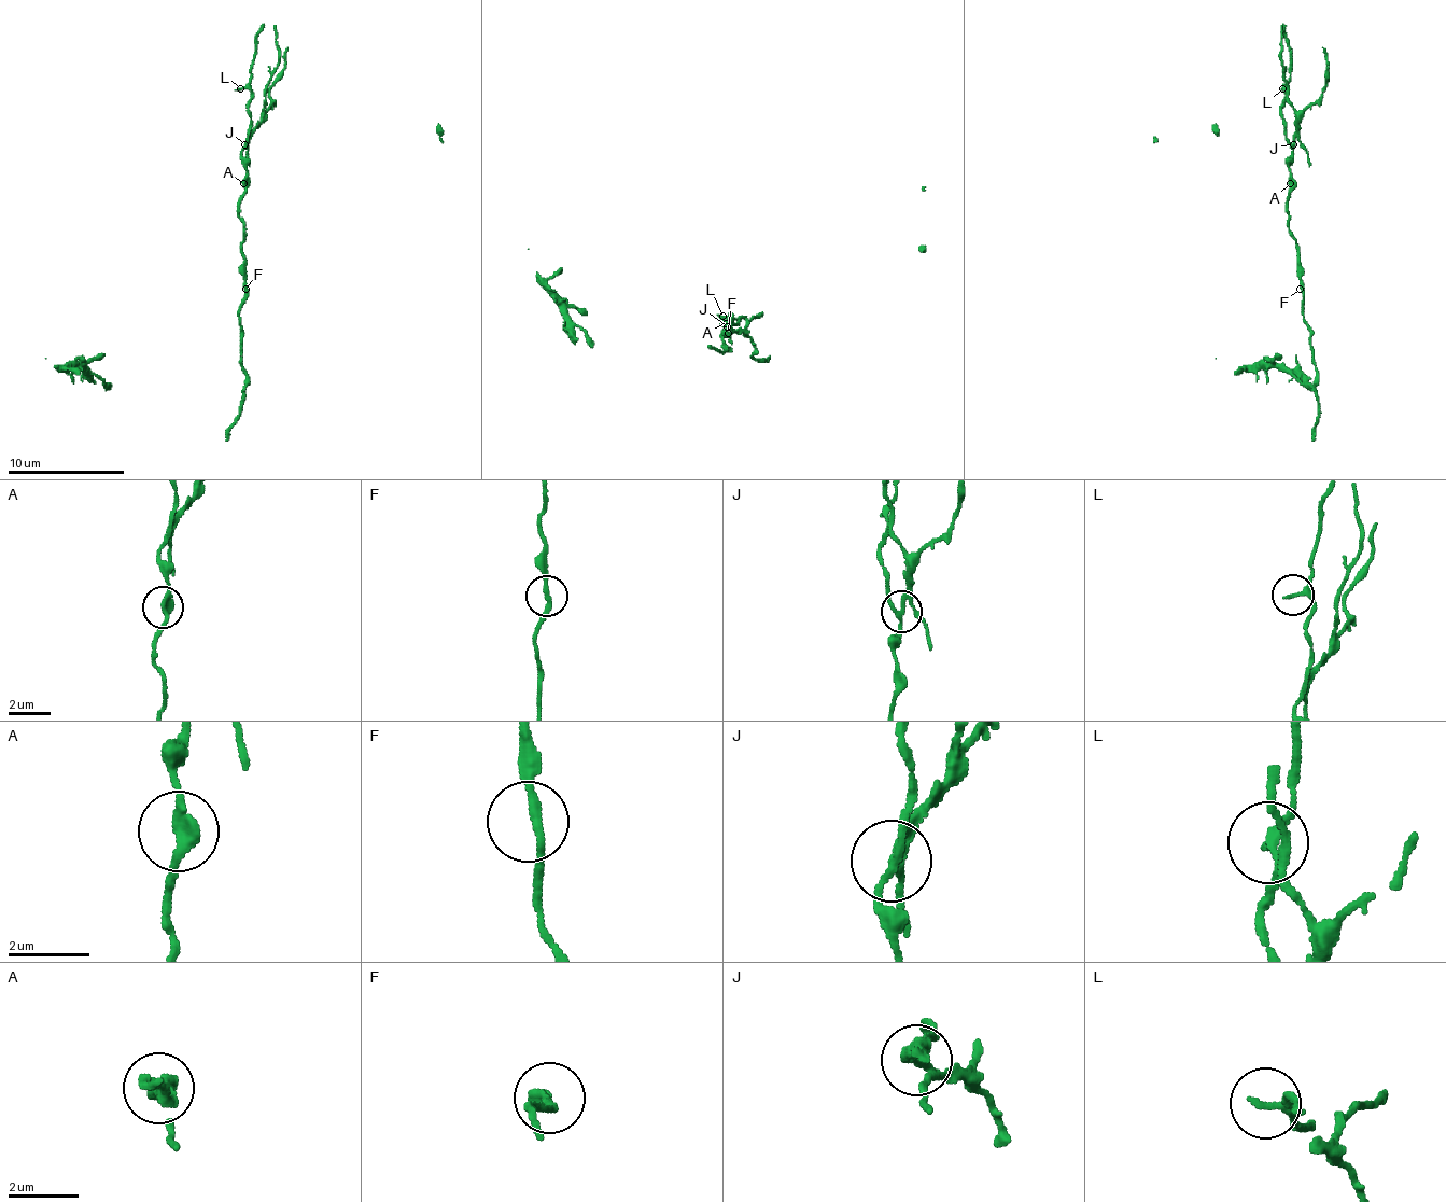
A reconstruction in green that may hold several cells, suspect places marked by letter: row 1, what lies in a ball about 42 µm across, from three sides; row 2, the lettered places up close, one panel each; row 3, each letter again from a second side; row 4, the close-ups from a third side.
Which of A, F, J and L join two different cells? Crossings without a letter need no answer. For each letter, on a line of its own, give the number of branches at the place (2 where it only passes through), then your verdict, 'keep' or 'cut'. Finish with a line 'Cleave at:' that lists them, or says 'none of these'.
A: branches 2; keep
F: branches 2; keep
J: branches 4; cut
L: branches 2; keep
Cleave at: J

